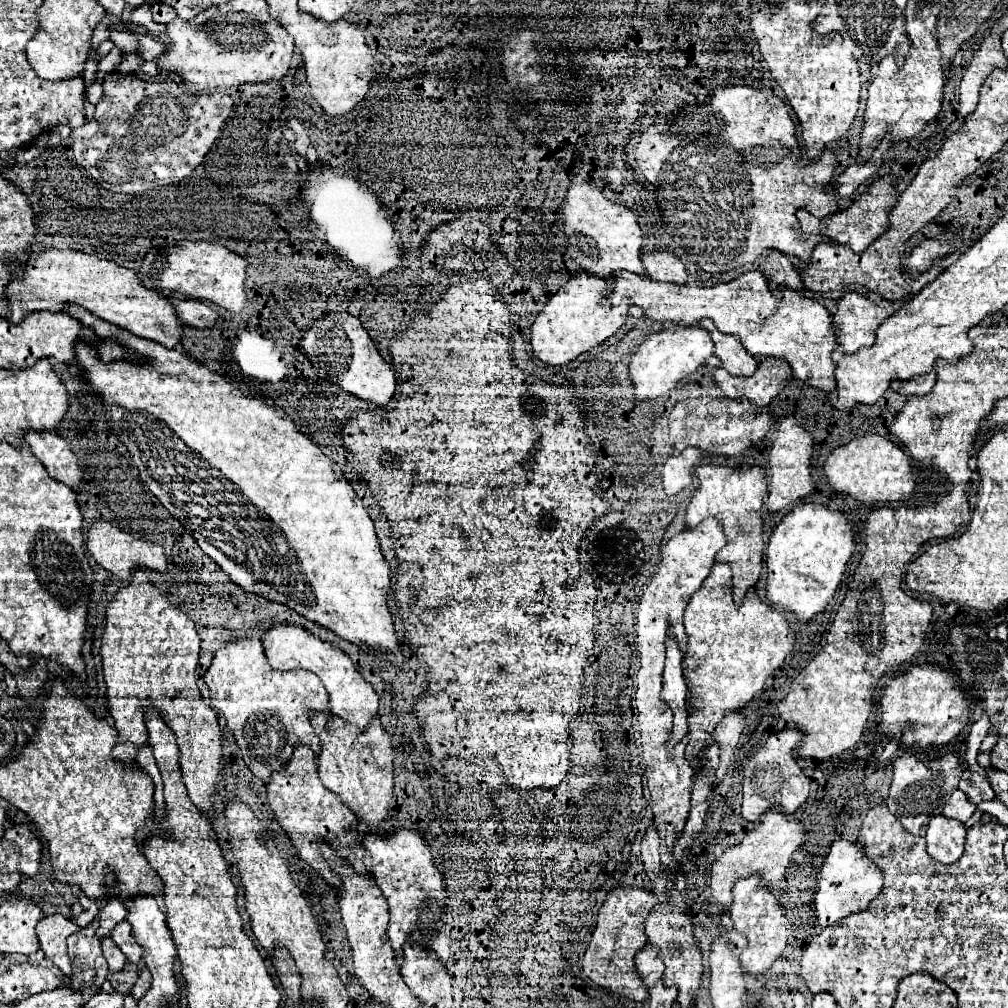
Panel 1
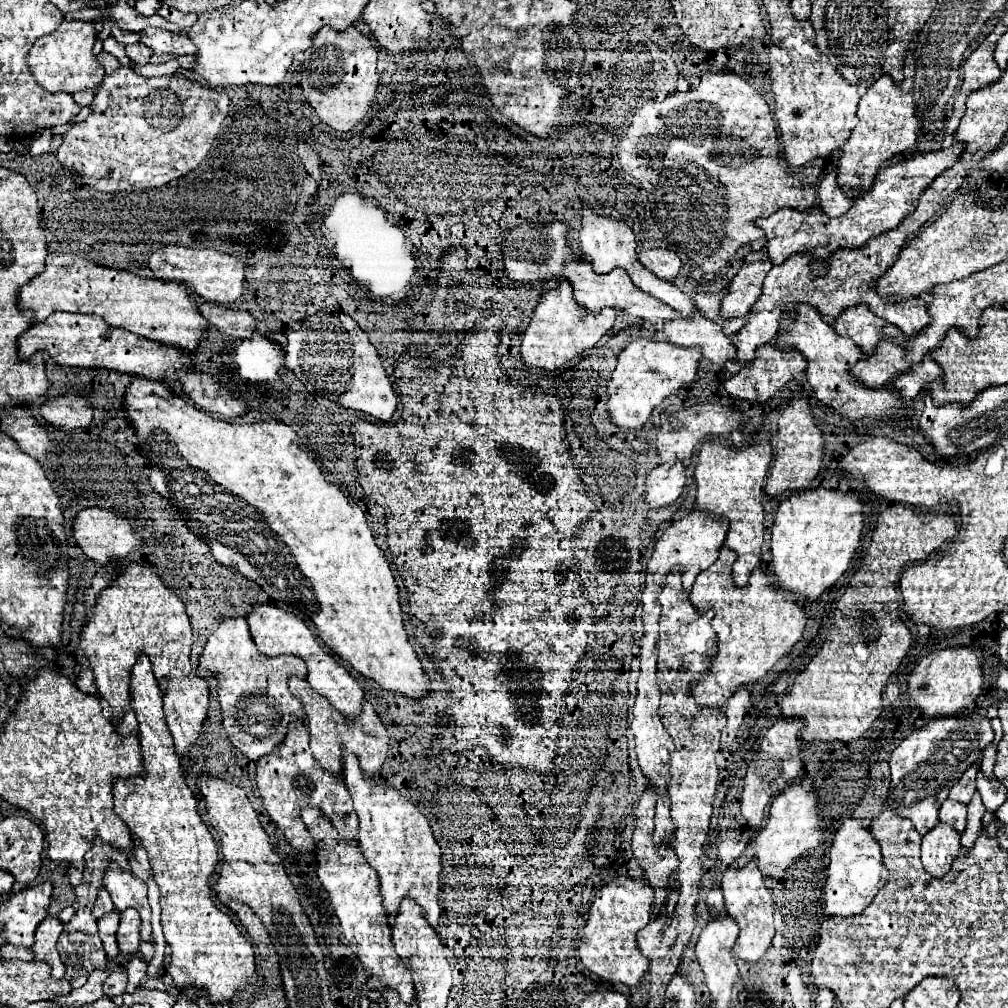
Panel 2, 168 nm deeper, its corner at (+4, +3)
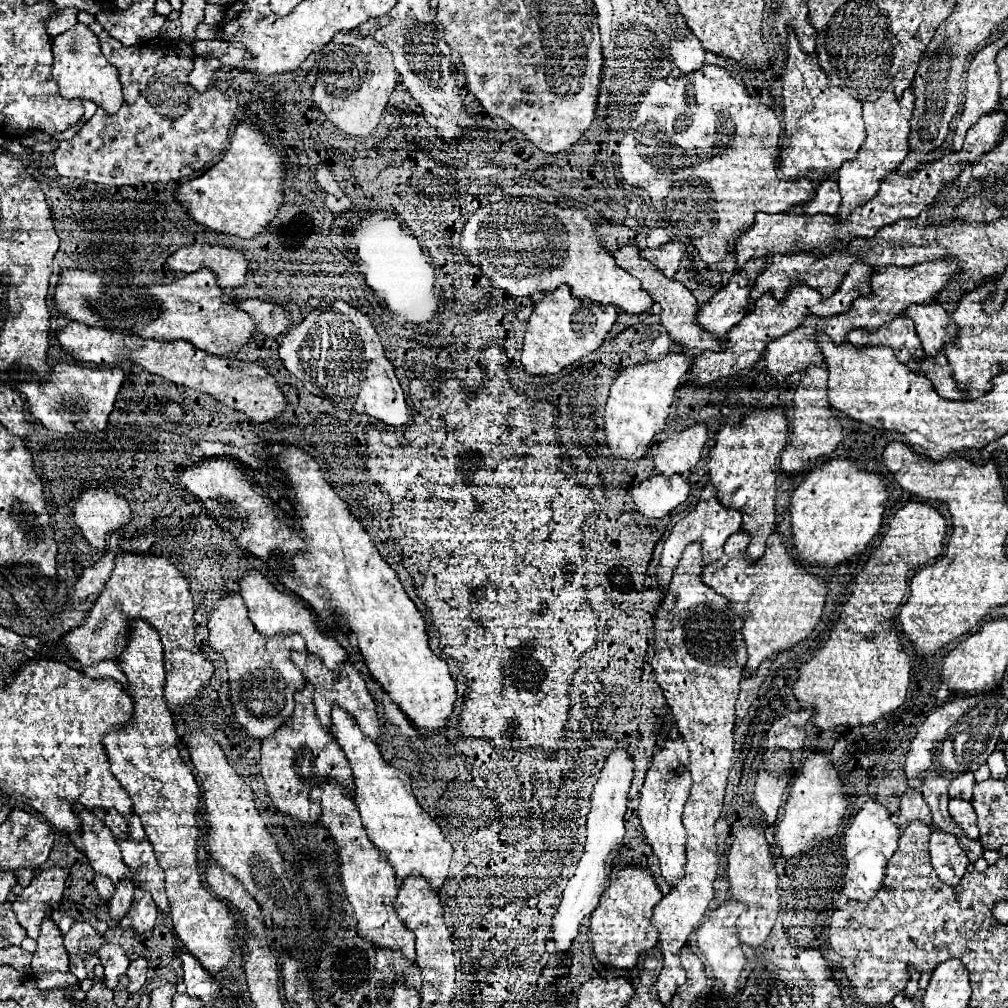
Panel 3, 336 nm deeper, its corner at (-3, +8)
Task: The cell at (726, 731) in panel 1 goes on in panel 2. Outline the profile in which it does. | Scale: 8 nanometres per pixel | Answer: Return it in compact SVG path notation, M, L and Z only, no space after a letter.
M742 686L740 690L736 691L732 697L729 698L725 706L725 713L727 718L727 724L722 730L722 733L730 727L730 725L738 725L738 715L742 713L742 709L746 707L746 703L750 703L750 692L746 689L747 686Z

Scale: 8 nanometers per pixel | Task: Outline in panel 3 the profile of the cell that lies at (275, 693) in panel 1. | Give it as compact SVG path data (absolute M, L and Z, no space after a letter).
M239 594L227 596L213 606L209 620L209 646L227 662L229 698L237 724L247 736L263 740L273 736L293 714L293 696L305 688L305 680L291 662L291 652L307 654L305 642L299 634L263 638L247 616L247 606Z

